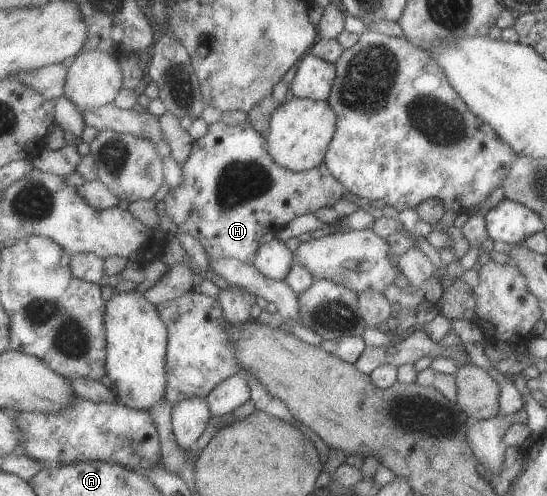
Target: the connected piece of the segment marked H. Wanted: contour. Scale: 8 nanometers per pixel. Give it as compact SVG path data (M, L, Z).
M248 120L237 125L217 122L209 125L207 133L194 141L190 158L183 164L182 182L169 189L161 207L176 225L177 230L197 239L210 260L233 258L255 264L260 240L276 230L288 226L296 216L315 214L324 207L332 207L349 190L332 174L326 162L306 172L294 172L280 166L269 150L267 137L257 131Z

